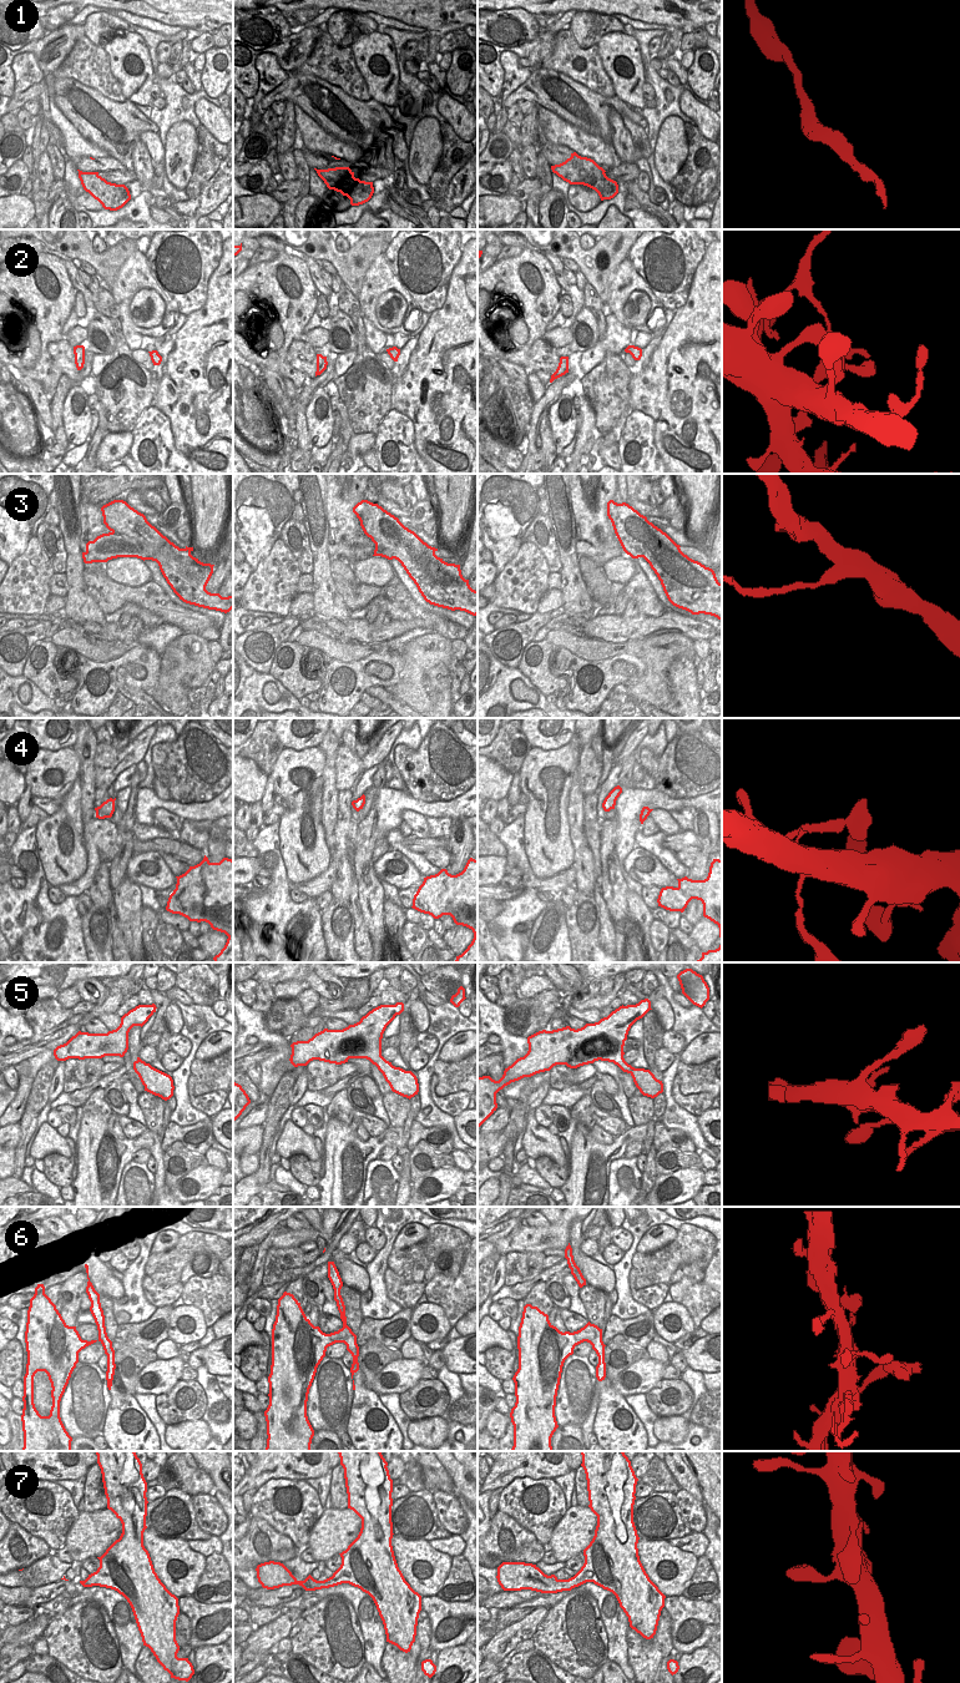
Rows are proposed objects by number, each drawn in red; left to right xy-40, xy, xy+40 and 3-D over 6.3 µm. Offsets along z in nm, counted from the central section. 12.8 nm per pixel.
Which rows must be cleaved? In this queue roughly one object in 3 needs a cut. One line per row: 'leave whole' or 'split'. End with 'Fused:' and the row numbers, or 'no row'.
1: leave whole
2: split
3: split
4: leave whole
5: leave whole
6: leave whole
7: leave whole
Fused: 2, 3

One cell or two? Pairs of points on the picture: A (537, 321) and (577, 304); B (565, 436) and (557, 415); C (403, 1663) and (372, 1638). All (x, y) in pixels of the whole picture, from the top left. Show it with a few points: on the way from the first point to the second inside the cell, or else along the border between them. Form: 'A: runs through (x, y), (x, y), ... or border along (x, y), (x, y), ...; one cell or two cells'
A: border along (559, 311), (545, 330); two cells
B: runs through (562, 431), (561, 420); one cell
C: border along (388, 1642), (382, 1657), (382, 1669); two cells

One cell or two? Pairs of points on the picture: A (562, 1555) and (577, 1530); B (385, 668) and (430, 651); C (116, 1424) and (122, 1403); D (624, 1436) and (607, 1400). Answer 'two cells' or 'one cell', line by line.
A: one cell
B: two cells
C: one cell
D: one cell

